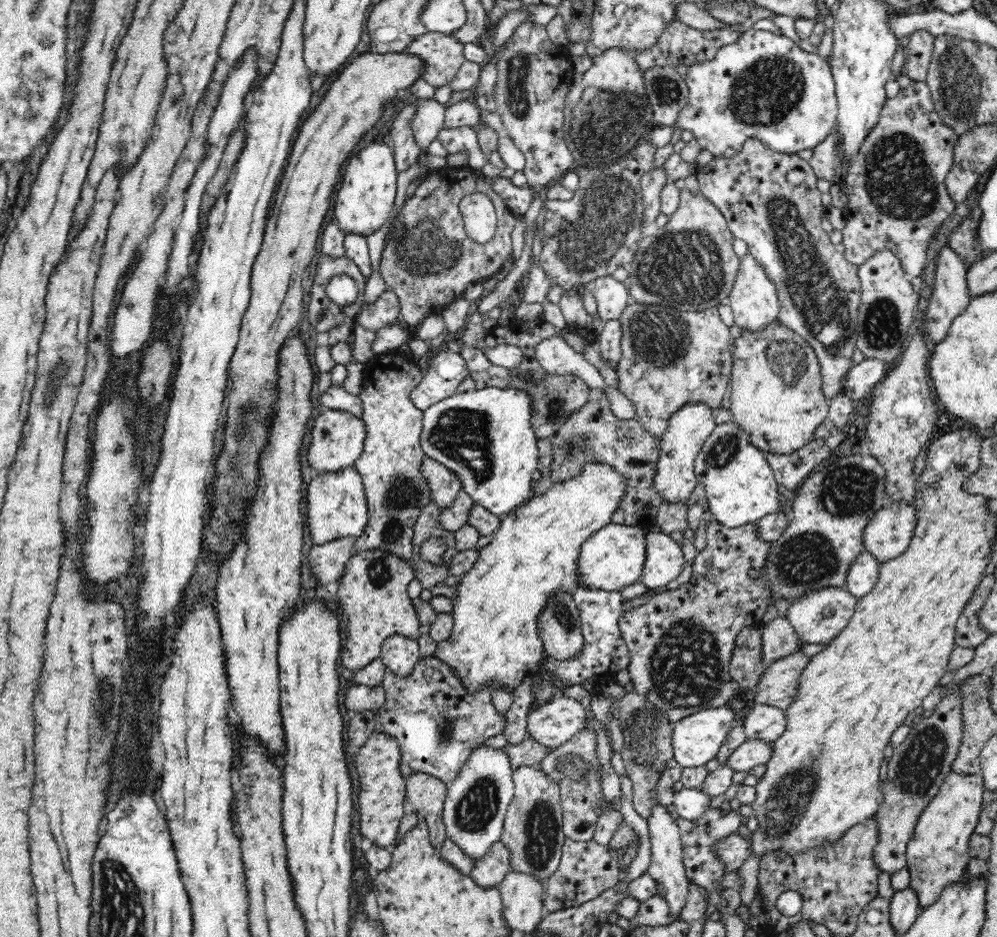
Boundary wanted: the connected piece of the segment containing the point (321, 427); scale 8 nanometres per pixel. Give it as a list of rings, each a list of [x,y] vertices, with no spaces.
[[[325,409],[314,420],[310,430],[310,446],[306,452],[306,460],[319,473],[330,473],[342,470],[353,464],[361,457],[363,442],[366,438],[366,427],[362,418],[356,418],[343,410]]]

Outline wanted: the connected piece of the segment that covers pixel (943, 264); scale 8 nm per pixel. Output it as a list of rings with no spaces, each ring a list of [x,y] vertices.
[[[944,246],[938,252],[936,258],[936,274],[934,274],[934,290],[932,297],[928,299],[928,307],[925,310],[924,327],[927,333],[932,337],[931,345],[936,346],[938,342],[946,340],[952,321],[966,310],[971,296],[968,294],[967,267],[960,256],[950,246]]]

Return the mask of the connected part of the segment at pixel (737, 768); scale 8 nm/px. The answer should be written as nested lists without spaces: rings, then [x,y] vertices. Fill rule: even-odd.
[[[759,738],[746,740],[730,754],[725,766],[734,772],[750,772],[757,765],[768,764],[772,758],[772,750],[773,742],[764,742]]]

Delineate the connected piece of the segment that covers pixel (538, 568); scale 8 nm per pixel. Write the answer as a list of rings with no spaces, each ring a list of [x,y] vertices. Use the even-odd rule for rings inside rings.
[[[588,462],[588,464],[582,466],[582,470],[580,470],[580,474],[578,474],[576,478],[567,480],[567,482],[564,483],[552,484],[546,494],[542,494],[539,497],[532,496],[523,505],[502,517],[500,526],[493,534],[492,541],[484,547],[477,548],[478,558],[475,560],[472,568],[469,568],[461,576],[460,583],[456,585],[457,595],[455,598],[451,598],[453,606],[451,612],[453,618],[452,632],[450,632],[450,636],[446,640],[437,642],[436,652],[433,655],[451,668],[451,671],[460,679],[460,683],[462,683],[466,689],[470,690],[470,693],[478,693],[481,687],[492,687],[493,689],[493,685],[495,684],[499,684],[501,689],[503,689],[504,686],[507,686],[509,689],[516,689],[522,684],[522,680],[524,680],[528,674],[537,674],[546,656],[542,640],[537,631],[538,615],[544,610],[548,599],[554,593],[564,591],[572,594],[572,592],[580,586],[577,560],[582,543],[584,543],[586,539],[589,539],[591,534],[594,534],[594,532],[611,522],[611,518],[618,510],[620,499],[624,494],[626,494],[626,480],[621,472],[616,472],[611,467],[611,464],[605,464],[605,462]]]

